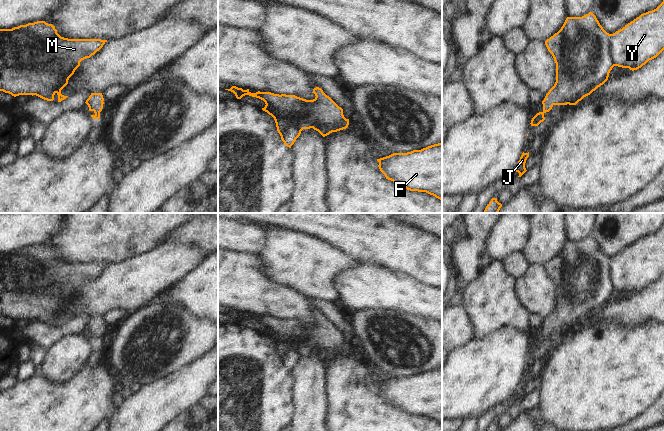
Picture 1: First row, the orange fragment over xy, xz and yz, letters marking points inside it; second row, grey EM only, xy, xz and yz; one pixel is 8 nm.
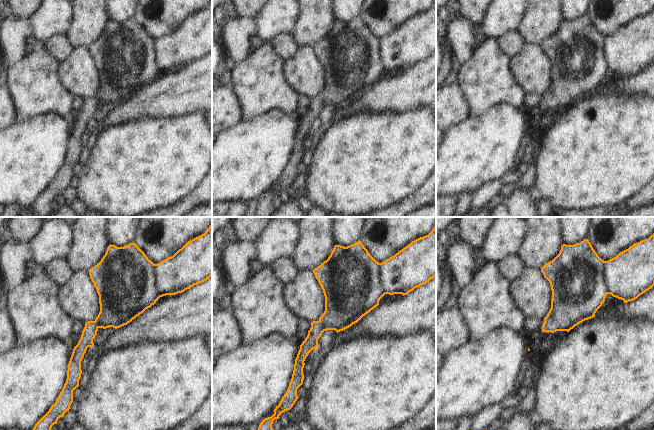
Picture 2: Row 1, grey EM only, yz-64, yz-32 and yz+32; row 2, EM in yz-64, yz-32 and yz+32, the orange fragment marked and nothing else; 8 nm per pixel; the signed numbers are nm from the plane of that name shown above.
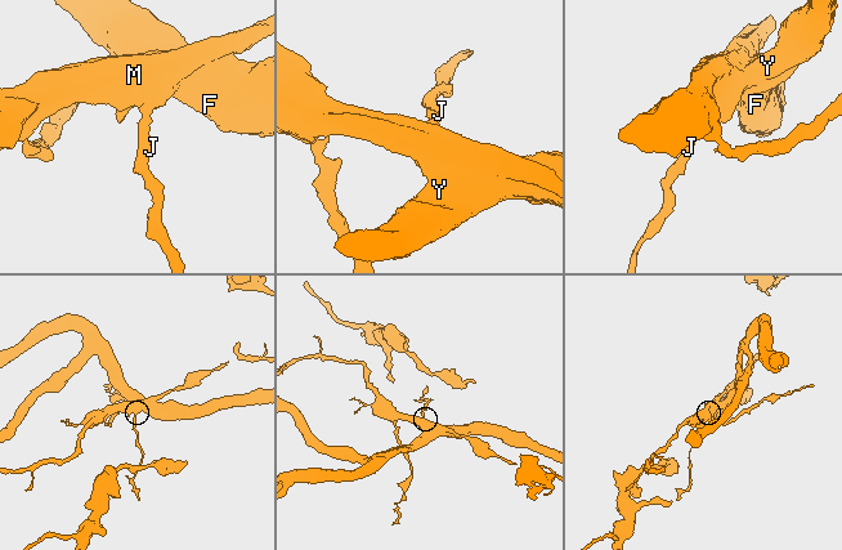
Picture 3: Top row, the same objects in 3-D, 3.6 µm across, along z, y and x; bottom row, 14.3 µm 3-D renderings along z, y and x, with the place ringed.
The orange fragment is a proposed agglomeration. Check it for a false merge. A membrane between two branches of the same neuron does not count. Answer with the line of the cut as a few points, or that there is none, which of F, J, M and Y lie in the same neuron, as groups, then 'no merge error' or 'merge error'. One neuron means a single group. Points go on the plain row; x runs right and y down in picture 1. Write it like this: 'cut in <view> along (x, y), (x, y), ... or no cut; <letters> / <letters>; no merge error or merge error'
no cut; F J M Y; no merge error

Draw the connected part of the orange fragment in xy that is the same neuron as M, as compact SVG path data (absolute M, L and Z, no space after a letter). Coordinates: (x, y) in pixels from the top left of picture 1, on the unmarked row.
M37 245L20 249L12 253L0 253L0 315L16 321L19 319L36 319L44 324L53 325L58 319L58 326L68 320L61 318L61 314L68 308L69 302L80 290L80 286L90 282L99 275L107 264L101 263L68 263L61 261L55 250L45 245Z

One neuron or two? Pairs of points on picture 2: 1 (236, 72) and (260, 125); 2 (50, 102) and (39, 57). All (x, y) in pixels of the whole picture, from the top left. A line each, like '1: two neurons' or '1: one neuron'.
1: two neurons
2: one neuron

